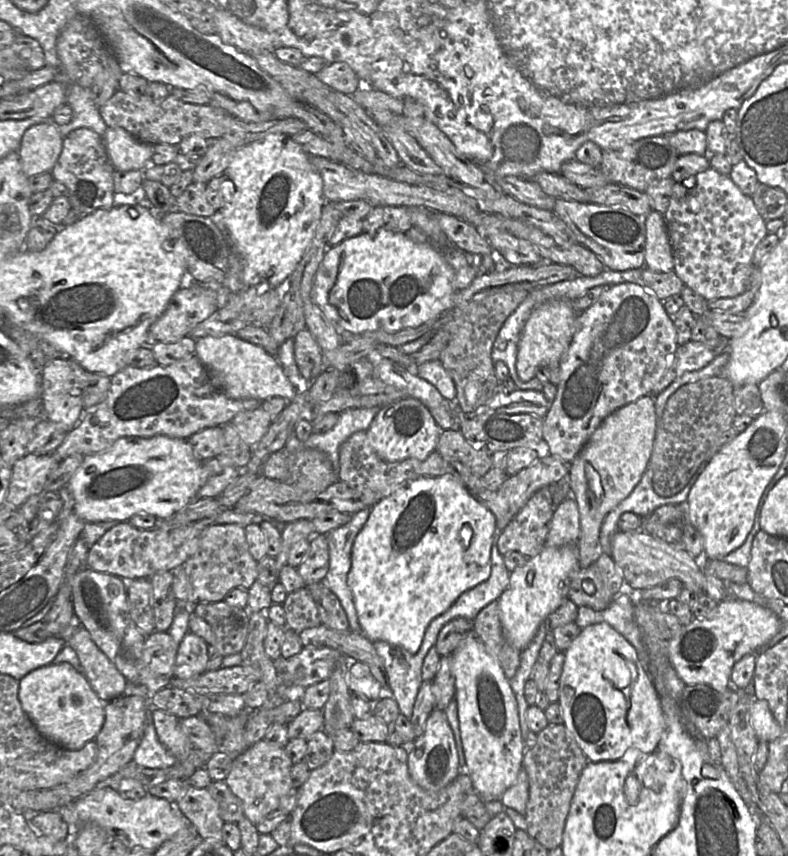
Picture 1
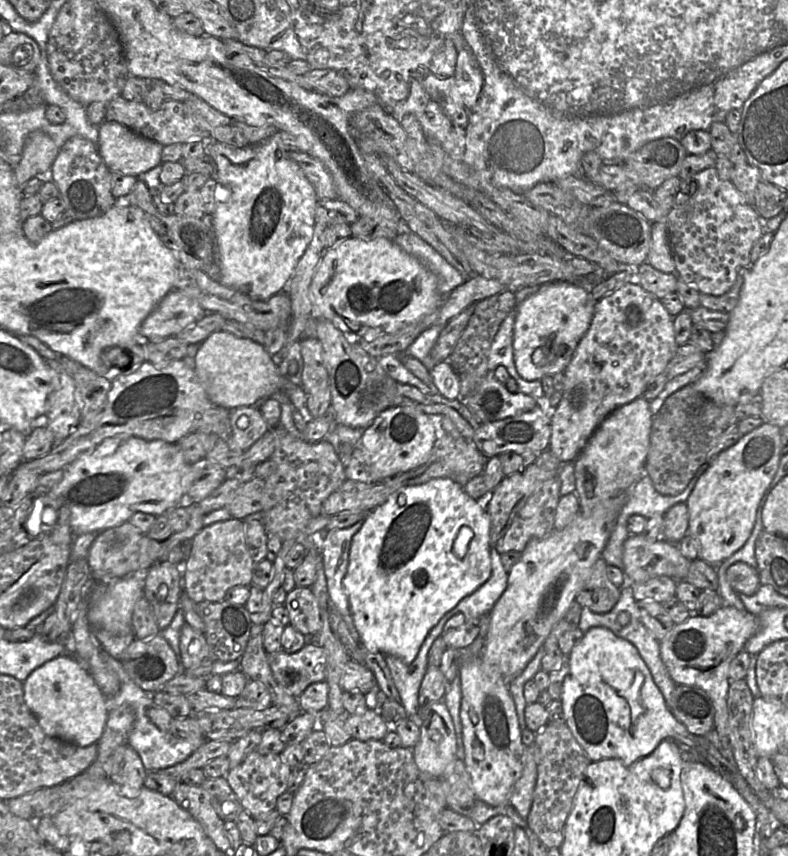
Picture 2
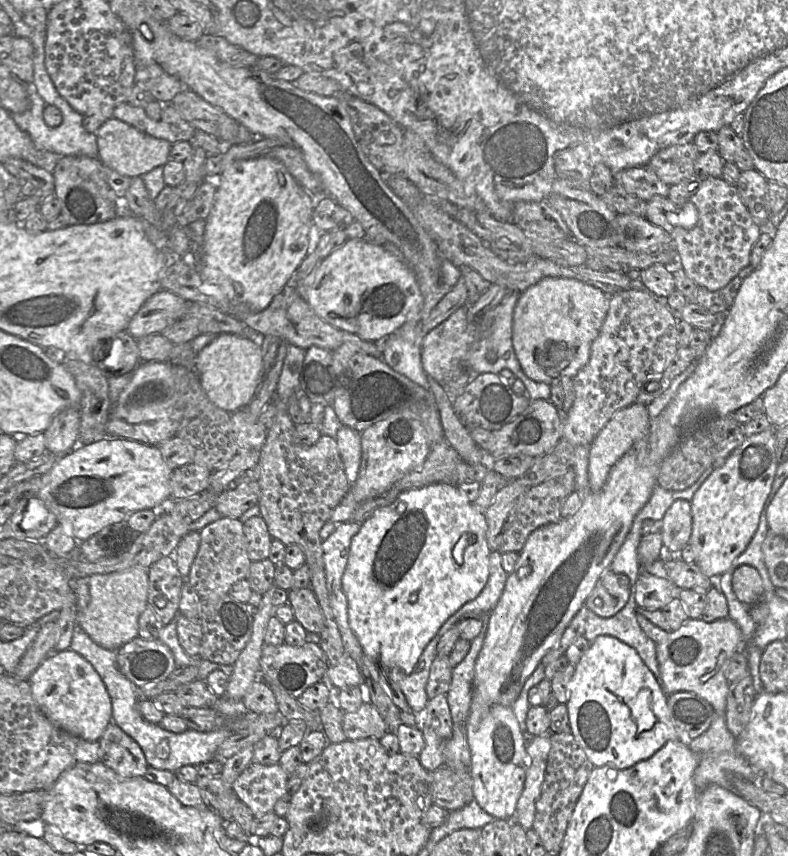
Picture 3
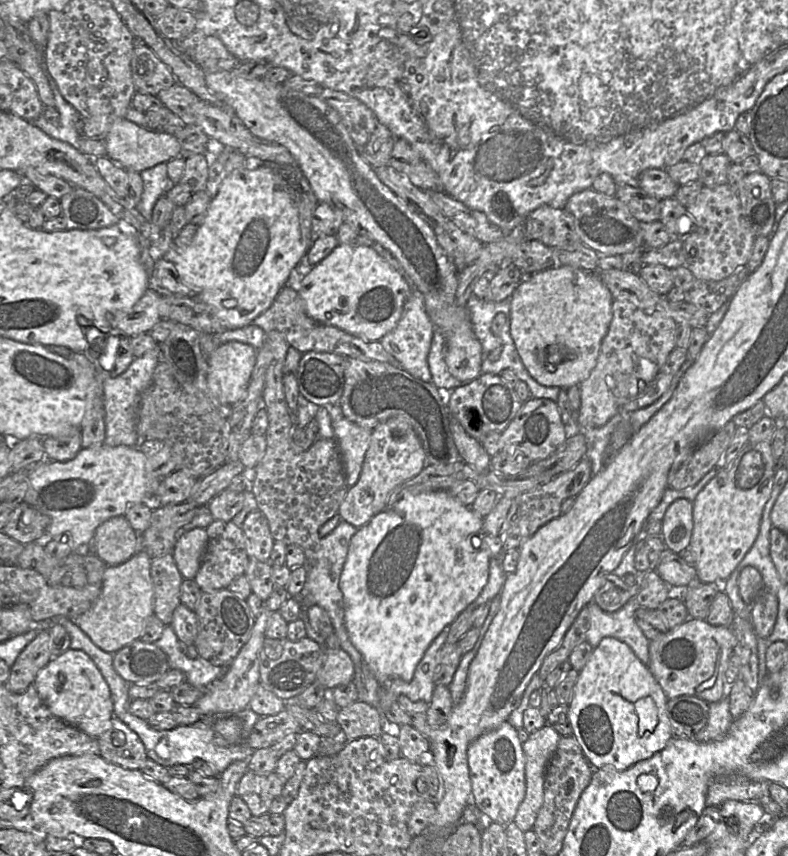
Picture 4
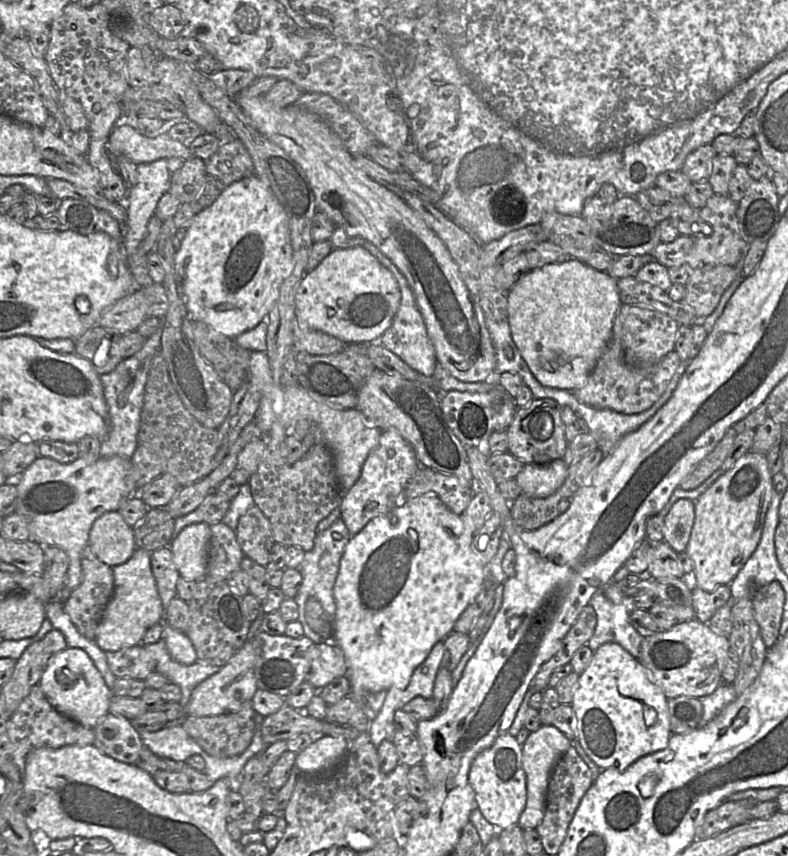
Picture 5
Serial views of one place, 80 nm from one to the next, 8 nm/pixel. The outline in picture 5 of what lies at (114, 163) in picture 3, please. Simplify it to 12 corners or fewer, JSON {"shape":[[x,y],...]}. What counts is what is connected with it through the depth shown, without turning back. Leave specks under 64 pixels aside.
{"shape":[[127,122],[107,141],[111,156],[137,165],[196,157],[167,132],[146,137]]}

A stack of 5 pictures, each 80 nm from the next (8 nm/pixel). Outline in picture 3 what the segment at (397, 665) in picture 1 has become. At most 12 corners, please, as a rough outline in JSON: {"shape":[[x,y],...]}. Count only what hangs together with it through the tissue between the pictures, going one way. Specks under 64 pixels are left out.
{"shape":[[464,618],[444,622],[423,650],[411,674],[389,670],[412,712],[421,716],[429,701],[426,684],[440,638]]}

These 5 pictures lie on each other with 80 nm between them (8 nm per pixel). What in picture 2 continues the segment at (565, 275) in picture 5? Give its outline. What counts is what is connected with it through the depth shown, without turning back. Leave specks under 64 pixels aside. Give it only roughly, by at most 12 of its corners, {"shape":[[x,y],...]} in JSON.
{"shape":[[571,282],[519,306],[513,355],[519,375],[565,370],[596,300]]}

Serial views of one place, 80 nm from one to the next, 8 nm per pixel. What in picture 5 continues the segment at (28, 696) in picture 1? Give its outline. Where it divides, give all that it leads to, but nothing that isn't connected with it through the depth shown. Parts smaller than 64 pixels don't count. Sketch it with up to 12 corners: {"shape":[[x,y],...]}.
{"shape":[[67,647],[38,685],[58,712],[93,729],[112,690],[89,655]]}

